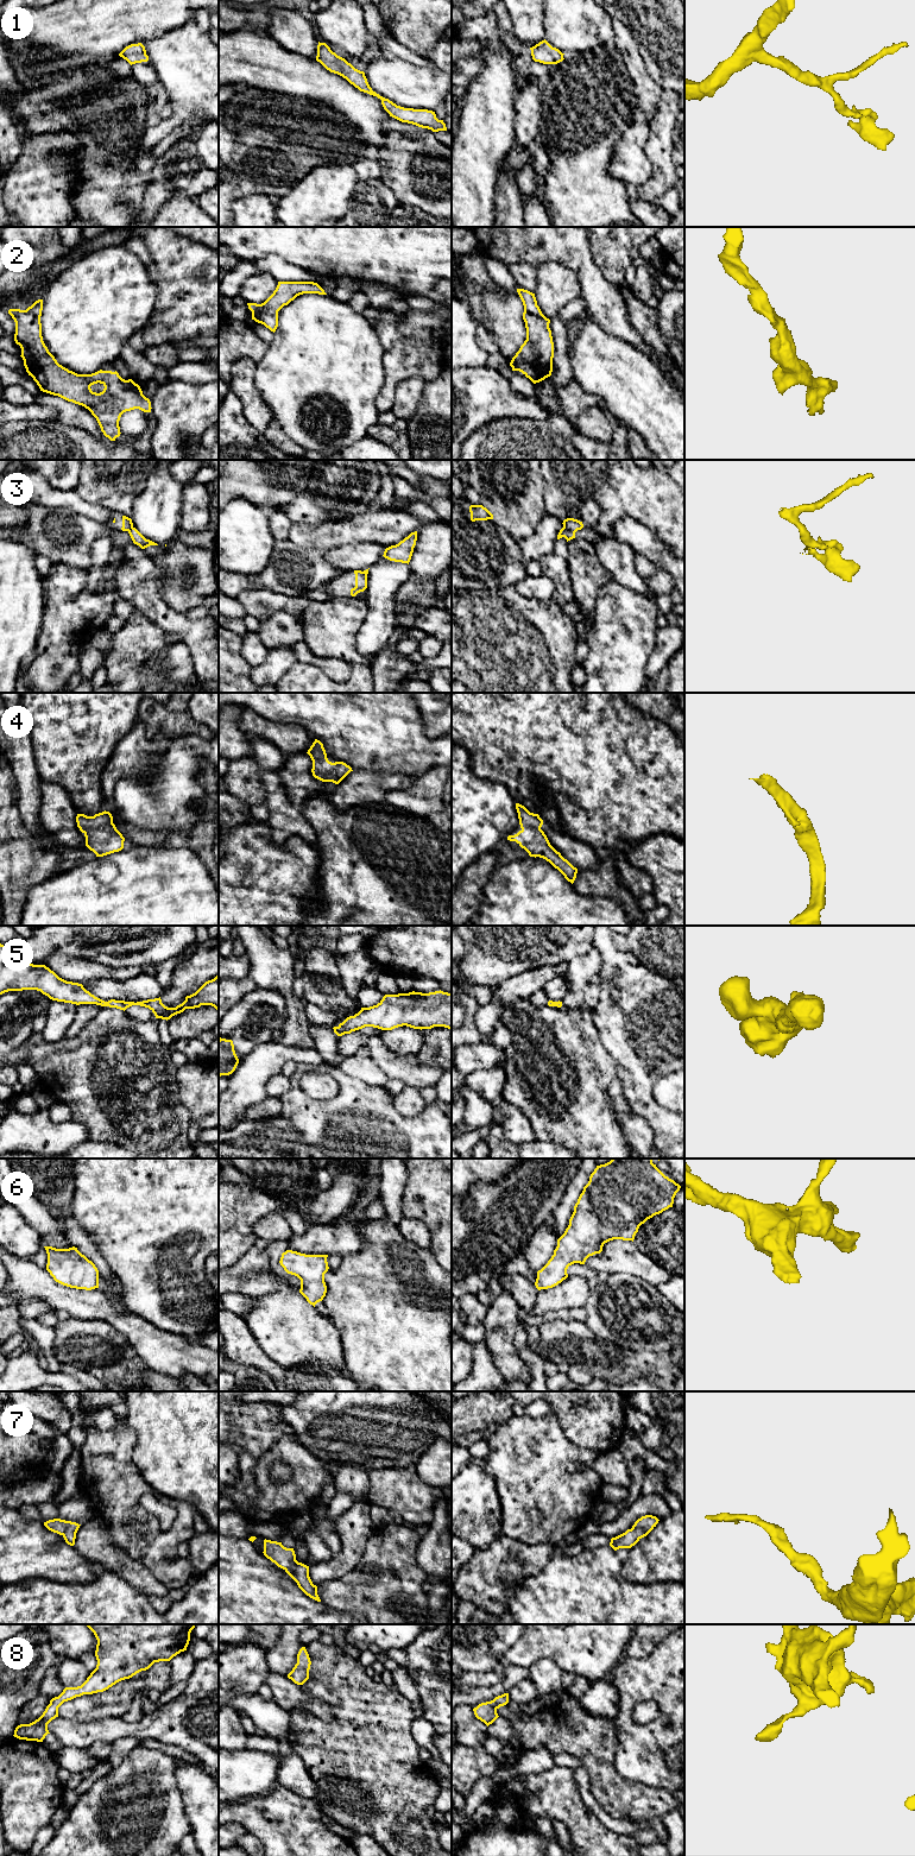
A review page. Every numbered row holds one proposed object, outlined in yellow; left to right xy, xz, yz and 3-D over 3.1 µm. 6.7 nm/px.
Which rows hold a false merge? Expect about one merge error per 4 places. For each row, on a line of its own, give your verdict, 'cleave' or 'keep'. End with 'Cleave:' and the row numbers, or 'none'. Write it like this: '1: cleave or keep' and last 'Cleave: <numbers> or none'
1: keep
2: keep
3: cleave
4: keep
5: keep
6: keep
7: keep
8: keep
Cleave: 3

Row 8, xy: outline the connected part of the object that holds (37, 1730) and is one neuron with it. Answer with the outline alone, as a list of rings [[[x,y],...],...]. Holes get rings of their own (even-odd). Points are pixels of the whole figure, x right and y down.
[[[86,1624],[97,1640],[95,1656],[96,1668],[87,1680],[77,1687],[65,1687],[63,1692],[50,1700],[43,1715],[30,1724],[20,1724],[14,1730],[14,1737],[26,1741],[43,1742],[49,1732],[48,1724],[58,1717],[58,1707],[68,1700],[83,1694],[103,1692],[116,1683],[130,1679],[141,1671],[149,1669],[154,1662],[170,1661],[181,1652],[187,1650],[190,1633],[196,1624]]]

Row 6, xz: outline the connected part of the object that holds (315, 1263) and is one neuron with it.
[[[286,1250],[279,1261],[288,1274],[301,1280],[299,1293],[314,1307],[323,1300],[327,1293],[324,1282],[324,1274],[329,1269],[327,1257],[328,1255],[305,1255]]]

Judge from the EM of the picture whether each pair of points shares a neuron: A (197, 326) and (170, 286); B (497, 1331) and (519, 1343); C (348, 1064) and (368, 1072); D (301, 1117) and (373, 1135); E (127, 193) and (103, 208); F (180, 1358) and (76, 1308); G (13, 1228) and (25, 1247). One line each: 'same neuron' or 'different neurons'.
A: same neuron
B: different neurons
C: same neuron
D: same neuron
E: same neuron
F: same neuron
G: same neuron

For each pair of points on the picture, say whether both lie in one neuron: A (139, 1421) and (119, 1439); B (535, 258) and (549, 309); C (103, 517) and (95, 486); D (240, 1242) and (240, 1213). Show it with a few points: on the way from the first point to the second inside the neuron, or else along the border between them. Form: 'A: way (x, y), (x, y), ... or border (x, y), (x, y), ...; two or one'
A: border (125, 1421), (136, 1434), (133, 1456); two
B: border (566, 266), (555, 262), (543, 262), (536, 267); two
C: border (76, 491), (86, 500), (108, 507), (113, 512); two
D: way (240, 1235), (240, 1220); one

